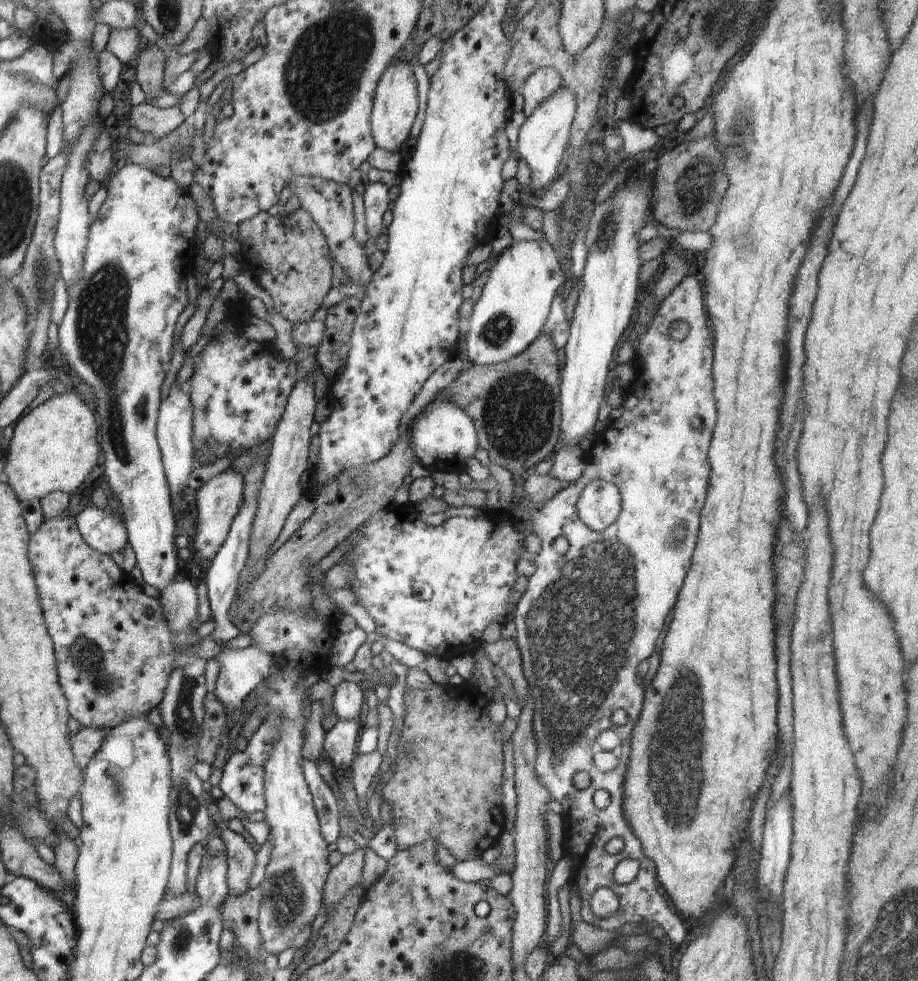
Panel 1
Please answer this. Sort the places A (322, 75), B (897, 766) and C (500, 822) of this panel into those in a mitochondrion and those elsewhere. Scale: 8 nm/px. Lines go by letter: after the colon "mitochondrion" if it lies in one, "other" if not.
A: mitochondrion
B: other
C: other

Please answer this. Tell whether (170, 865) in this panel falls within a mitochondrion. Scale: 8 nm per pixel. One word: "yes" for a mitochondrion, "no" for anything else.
no

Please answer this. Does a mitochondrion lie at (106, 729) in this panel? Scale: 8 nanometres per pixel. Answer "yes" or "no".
no

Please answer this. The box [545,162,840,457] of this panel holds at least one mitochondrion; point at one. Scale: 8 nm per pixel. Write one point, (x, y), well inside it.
(747, 238)

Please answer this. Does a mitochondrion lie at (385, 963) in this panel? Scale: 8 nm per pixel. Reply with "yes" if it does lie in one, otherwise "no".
no

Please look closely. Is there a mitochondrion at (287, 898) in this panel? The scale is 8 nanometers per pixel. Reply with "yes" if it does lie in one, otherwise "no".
yes

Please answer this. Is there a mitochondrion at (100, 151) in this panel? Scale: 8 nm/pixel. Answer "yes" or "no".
no

